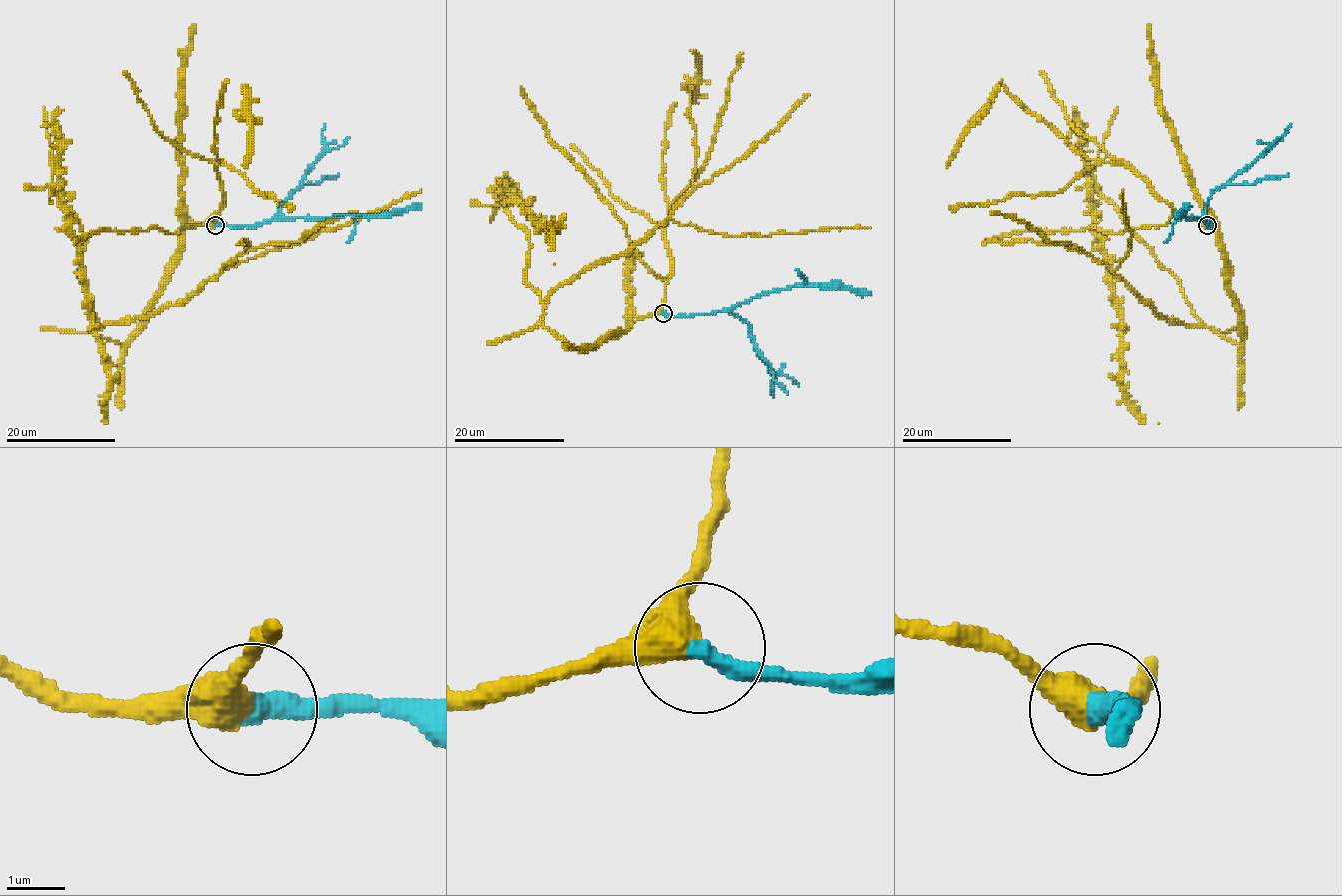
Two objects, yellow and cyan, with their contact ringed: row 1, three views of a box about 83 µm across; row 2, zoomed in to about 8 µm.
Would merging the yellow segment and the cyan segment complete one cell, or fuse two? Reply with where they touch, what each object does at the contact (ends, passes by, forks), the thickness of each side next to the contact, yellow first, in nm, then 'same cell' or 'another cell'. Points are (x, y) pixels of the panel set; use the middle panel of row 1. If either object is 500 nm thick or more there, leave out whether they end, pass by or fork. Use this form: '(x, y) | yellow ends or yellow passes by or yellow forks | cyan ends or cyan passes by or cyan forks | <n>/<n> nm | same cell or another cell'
(663, 313) | yellow passes by | cyan ends | 440/360 nm | same cell

